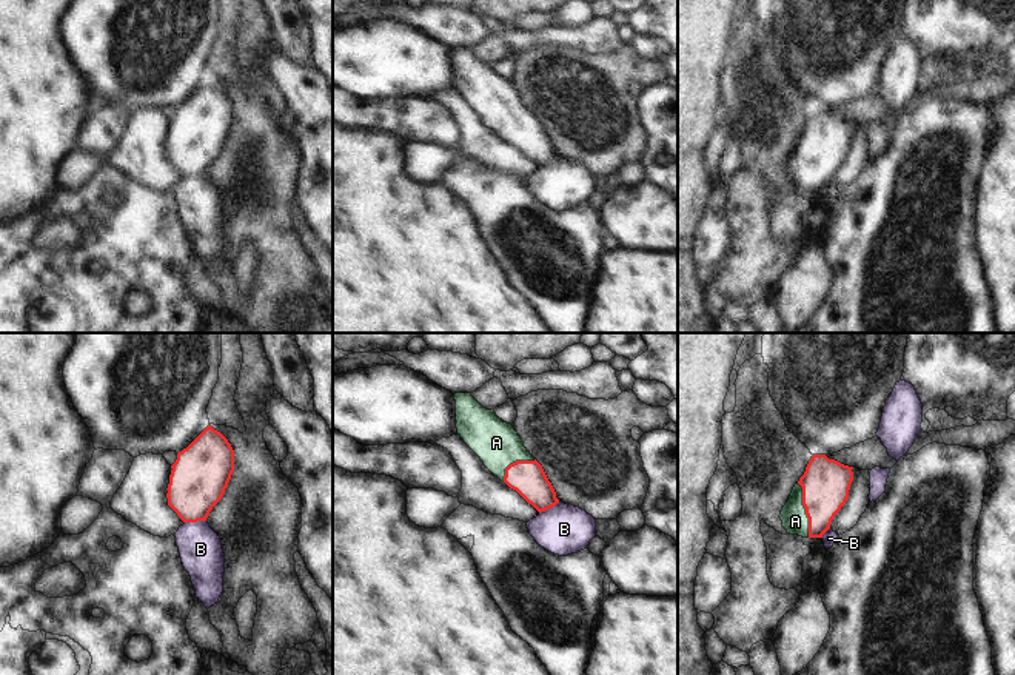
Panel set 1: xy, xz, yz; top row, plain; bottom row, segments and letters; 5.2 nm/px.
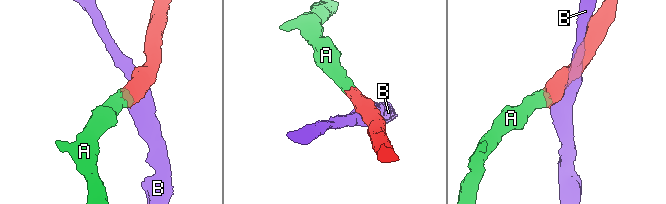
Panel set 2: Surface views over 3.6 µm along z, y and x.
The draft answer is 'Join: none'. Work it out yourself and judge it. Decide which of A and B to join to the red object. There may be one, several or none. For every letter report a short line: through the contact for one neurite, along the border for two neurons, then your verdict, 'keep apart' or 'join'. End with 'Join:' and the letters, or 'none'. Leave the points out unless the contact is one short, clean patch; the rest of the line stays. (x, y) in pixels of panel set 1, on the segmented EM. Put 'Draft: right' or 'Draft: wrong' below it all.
A: yz (826, 483), (806, 510), (795, 521) | join
B: keep apart
Join: A
Draft: wrong

